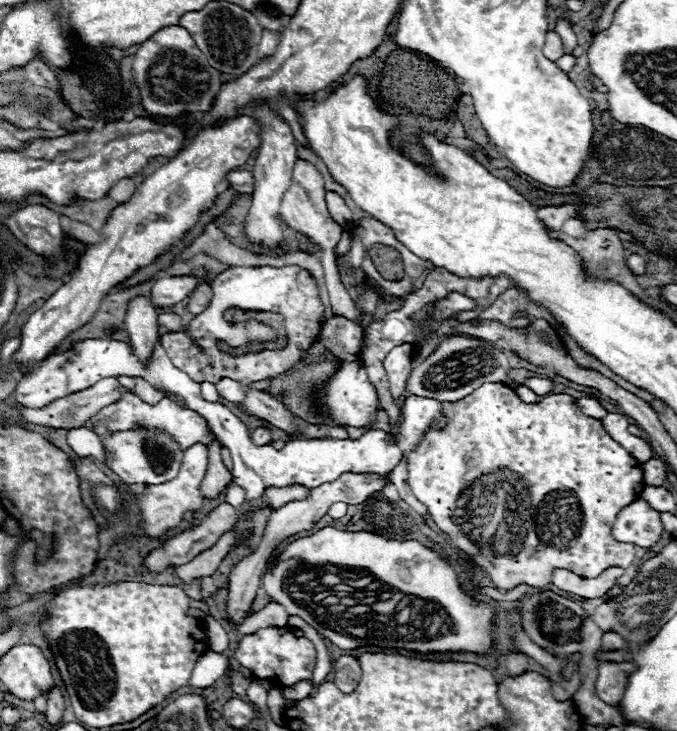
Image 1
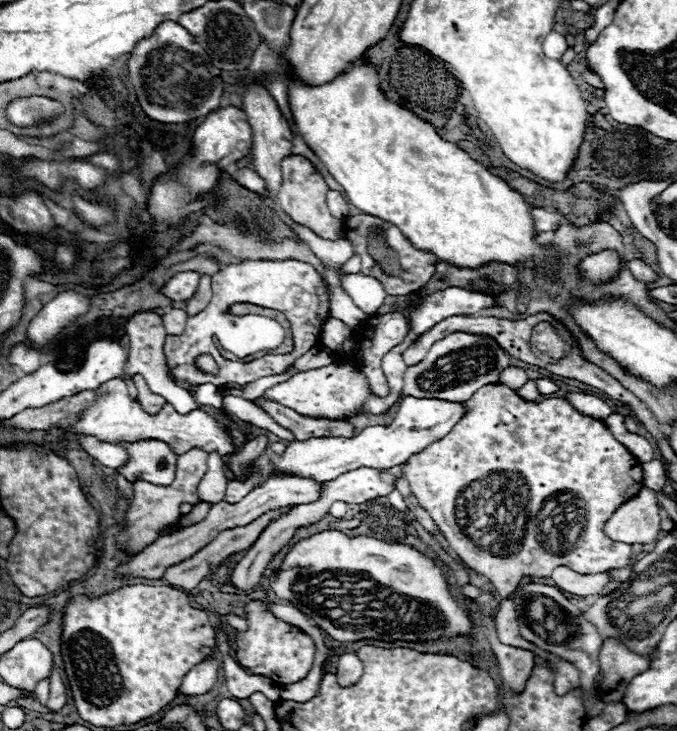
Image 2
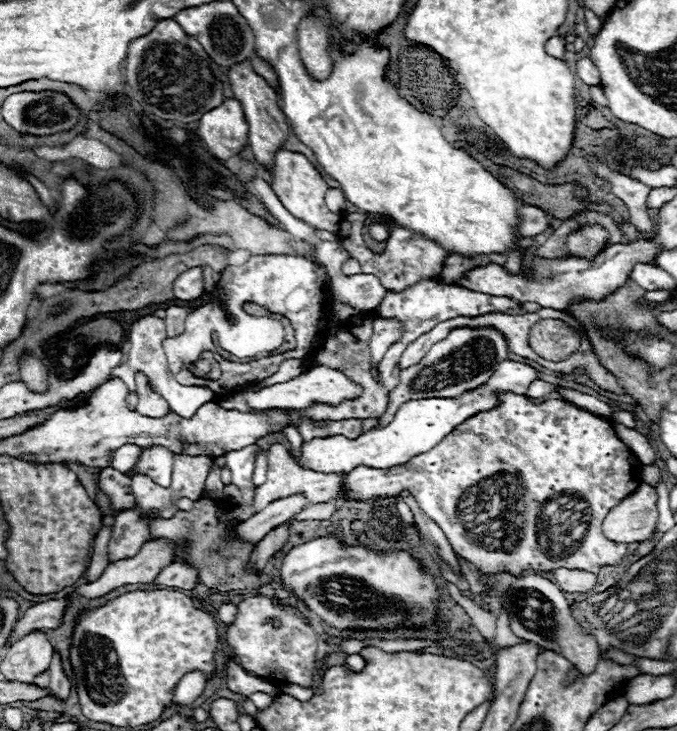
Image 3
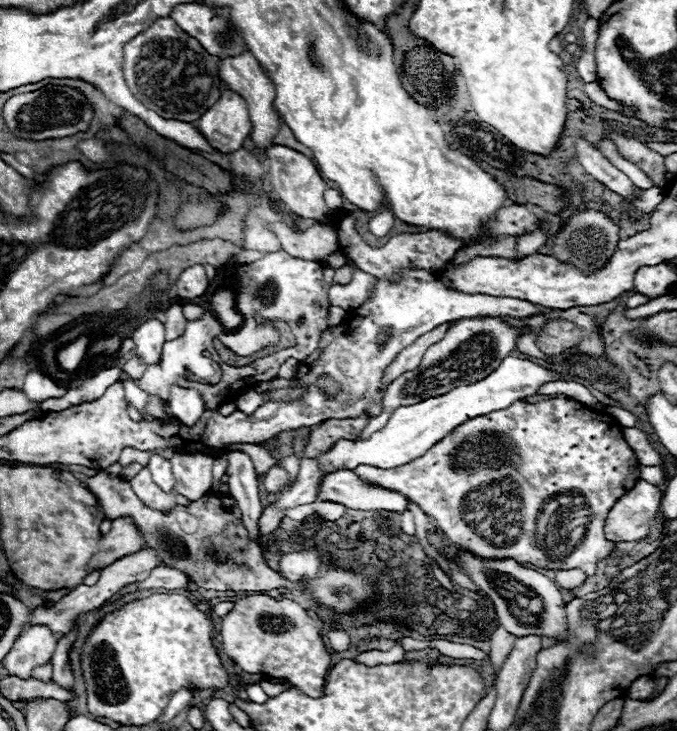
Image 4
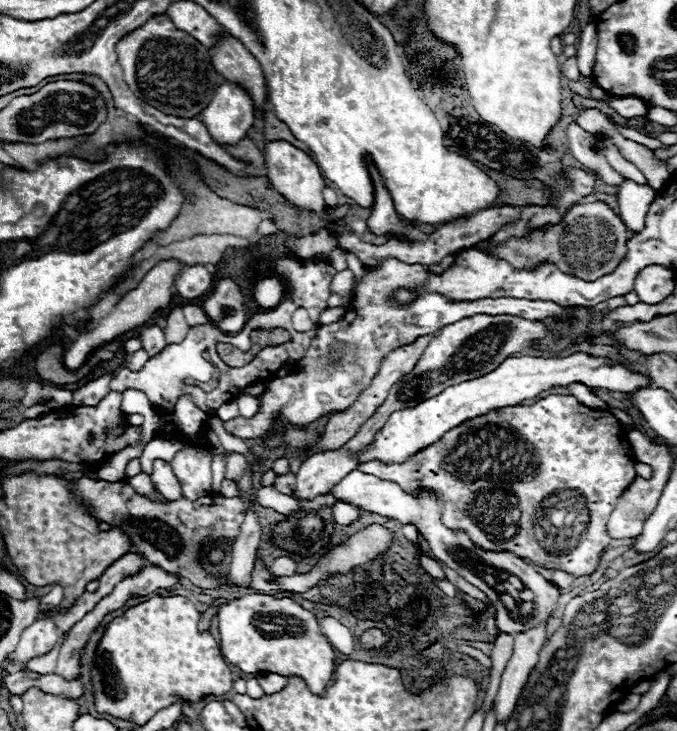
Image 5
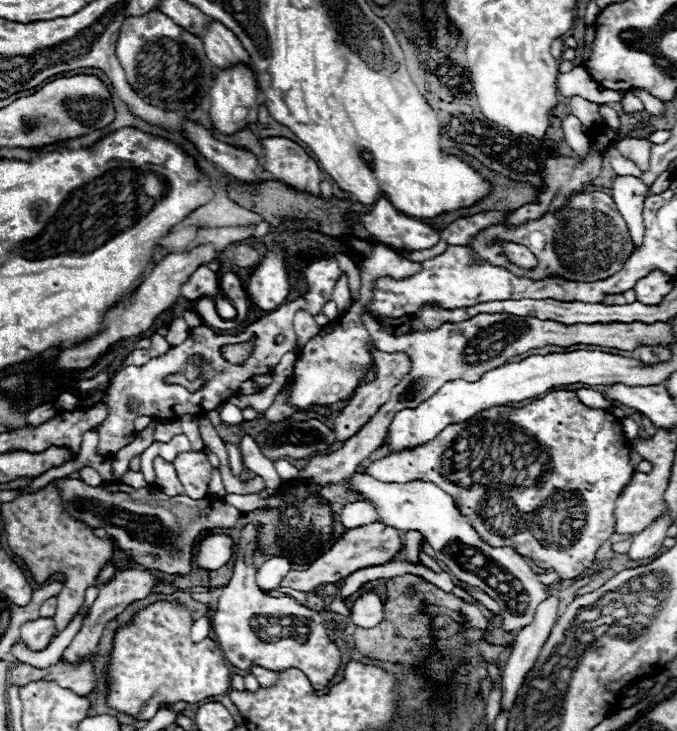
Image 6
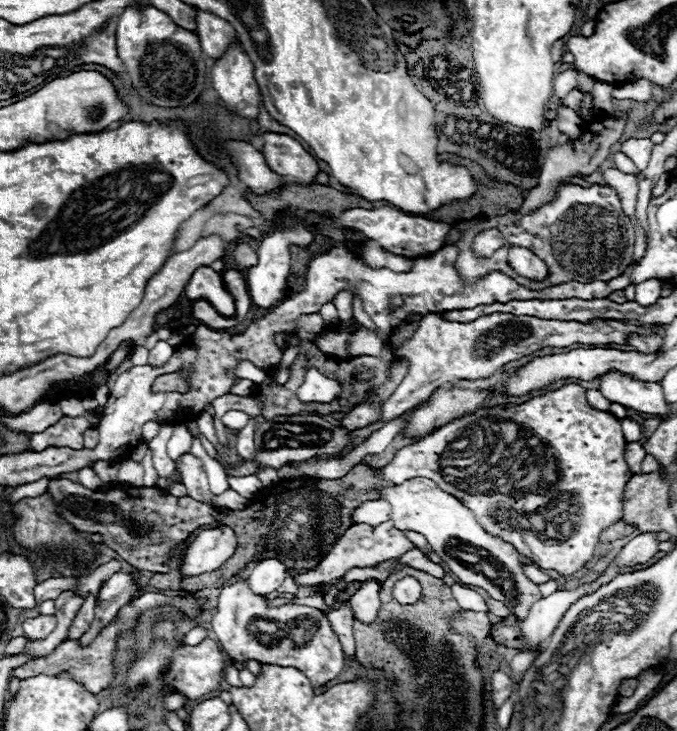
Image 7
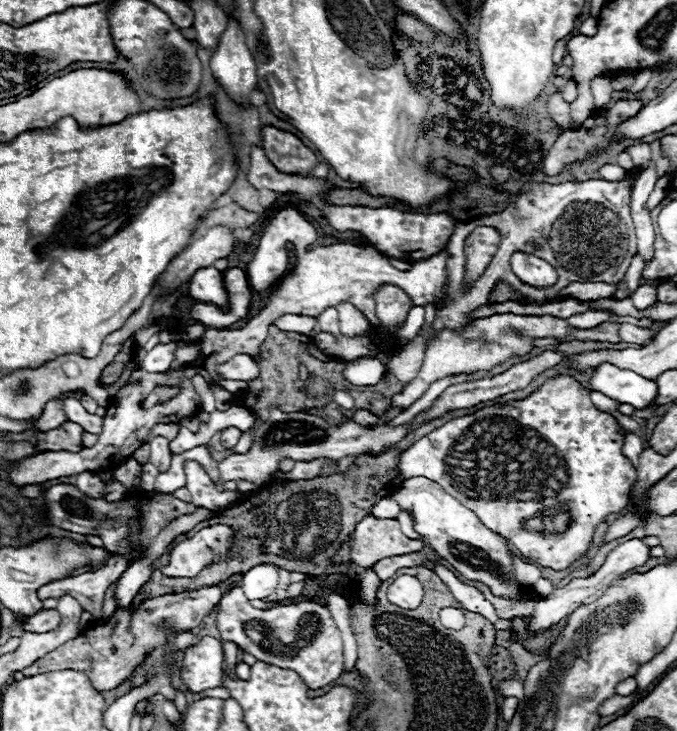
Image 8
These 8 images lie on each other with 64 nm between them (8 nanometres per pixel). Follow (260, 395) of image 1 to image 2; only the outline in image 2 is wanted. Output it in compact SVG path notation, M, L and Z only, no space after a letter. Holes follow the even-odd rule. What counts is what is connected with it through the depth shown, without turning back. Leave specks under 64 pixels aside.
M264 402L260 408L264 408L280 426L294 432L296 440L308 440L308 438L322 438L322 436L354 436L354 424L350 420L322 420L322 418L310 418L302 416L292 408Z

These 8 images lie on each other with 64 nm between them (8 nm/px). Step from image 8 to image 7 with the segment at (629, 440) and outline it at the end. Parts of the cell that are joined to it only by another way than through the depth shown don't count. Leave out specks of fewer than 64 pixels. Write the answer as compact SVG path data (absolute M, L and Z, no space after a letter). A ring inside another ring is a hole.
M628 442L626 448L624 448L624 456L626 456L626 462L630 464L630 470L634 474L638 474L640 472L640 464L642 464L642 460L646 456L642 444L640 442Z

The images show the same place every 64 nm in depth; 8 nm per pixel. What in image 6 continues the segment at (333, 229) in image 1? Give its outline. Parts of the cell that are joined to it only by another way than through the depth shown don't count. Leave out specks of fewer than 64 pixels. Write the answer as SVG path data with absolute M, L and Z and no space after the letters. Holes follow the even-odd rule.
M282 136L264 138L262 146L264 168L276 180L294 186L296 190L320 194L320 180L324 178L324 174L316 160L312 160L302 146Z

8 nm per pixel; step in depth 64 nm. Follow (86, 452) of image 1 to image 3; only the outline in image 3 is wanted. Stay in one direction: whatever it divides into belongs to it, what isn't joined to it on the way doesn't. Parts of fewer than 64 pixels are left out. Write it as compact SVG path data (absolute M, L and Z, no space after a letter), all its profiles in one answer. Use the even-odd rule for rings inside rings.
M126 444L112 456L112 466L120 472L126 472L138 462L138 458L140 458L140 448L134 444Z

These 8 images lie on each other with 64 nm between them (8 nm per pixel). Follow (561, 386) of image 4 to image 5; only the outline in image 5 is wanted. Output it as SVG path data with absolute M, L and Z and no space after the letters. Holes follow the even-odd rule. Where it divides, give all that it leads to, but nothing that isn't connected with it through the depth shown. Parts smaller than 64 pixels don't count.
M570 384L568 386L570 388L570 394L572 396L576 396L584 406L588 406L588 408L594 408L594 410L606 410L608 408L608 404L606 402L602 402L588 386L584 386L584 384Z

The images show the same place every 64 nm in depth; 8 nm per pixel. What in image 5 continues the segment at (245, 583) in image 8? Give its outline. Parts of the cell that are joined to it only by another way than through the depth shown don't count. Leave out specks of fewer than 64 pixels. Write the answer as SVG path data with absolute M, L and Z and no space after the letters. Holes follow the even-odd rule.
M280 556L268 566L268 570L278 572L280 576L290 576L290 574L296 572L296 562L292 558L288 558L288 556Z

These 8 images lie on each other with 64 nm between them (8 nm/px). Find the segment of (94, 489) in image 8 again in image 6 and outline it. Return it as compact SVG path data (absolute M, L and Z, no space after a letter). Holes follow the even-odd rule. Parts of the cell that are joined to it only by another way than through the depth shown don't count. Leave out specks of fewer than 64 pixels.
M82 468L78 474L80 474L80 478L82 478L86 484L90 484L90 486L100 486L100 484L102 484L100 474L98 474L96 470L92 470L92 468Z

